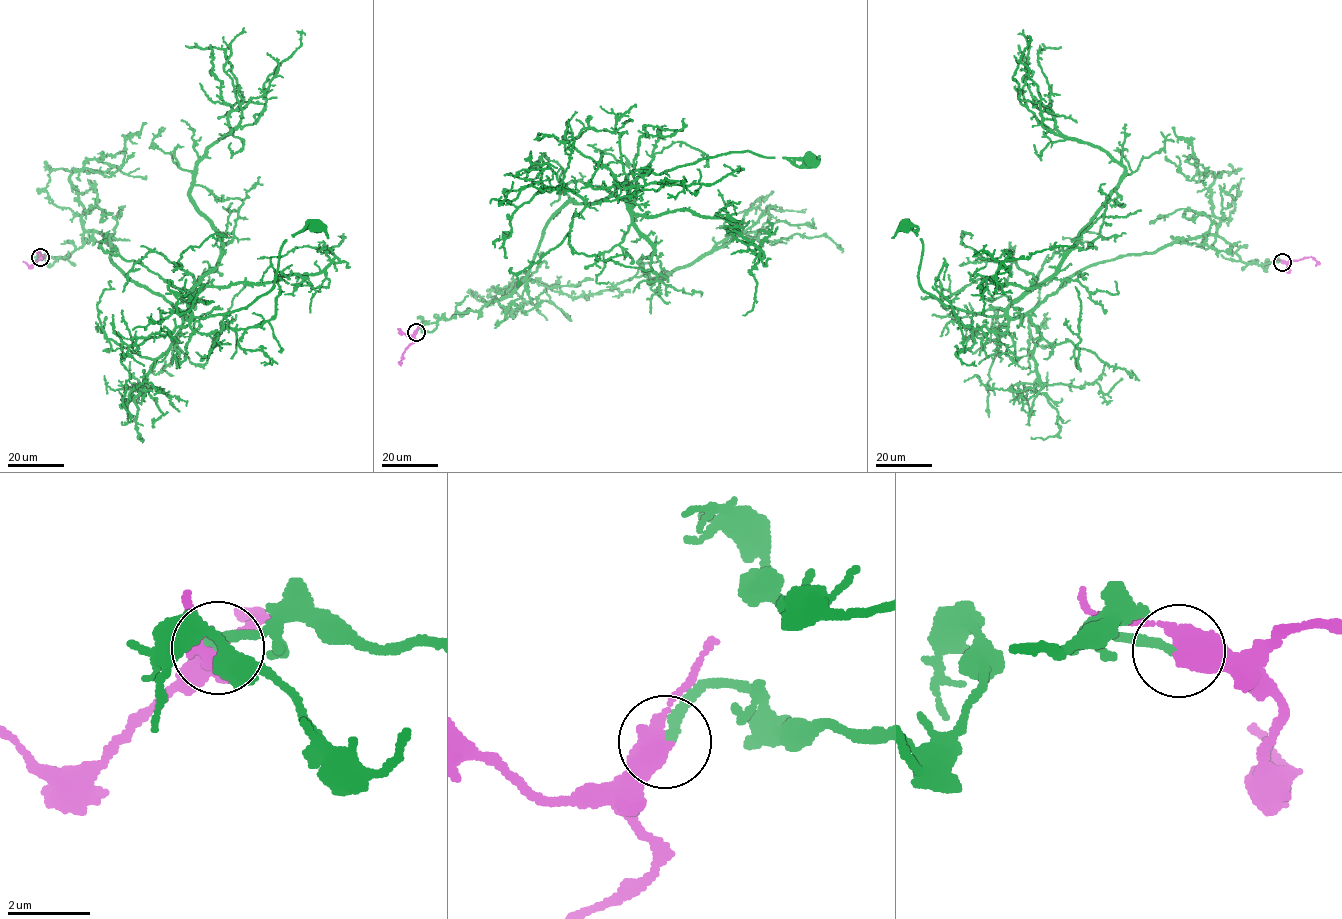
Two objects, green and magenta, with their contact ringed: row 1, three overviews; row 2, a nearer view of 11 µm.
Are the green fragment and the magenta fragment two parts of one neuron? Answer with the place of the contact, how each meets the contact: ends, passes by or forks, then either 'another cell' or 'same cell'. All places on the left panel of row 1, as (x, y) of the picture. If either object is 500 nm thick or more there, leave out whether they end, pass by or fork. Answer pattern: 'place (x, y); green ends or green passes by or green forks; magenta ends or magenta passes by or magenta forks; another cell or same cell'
place (40, 257); same cell

